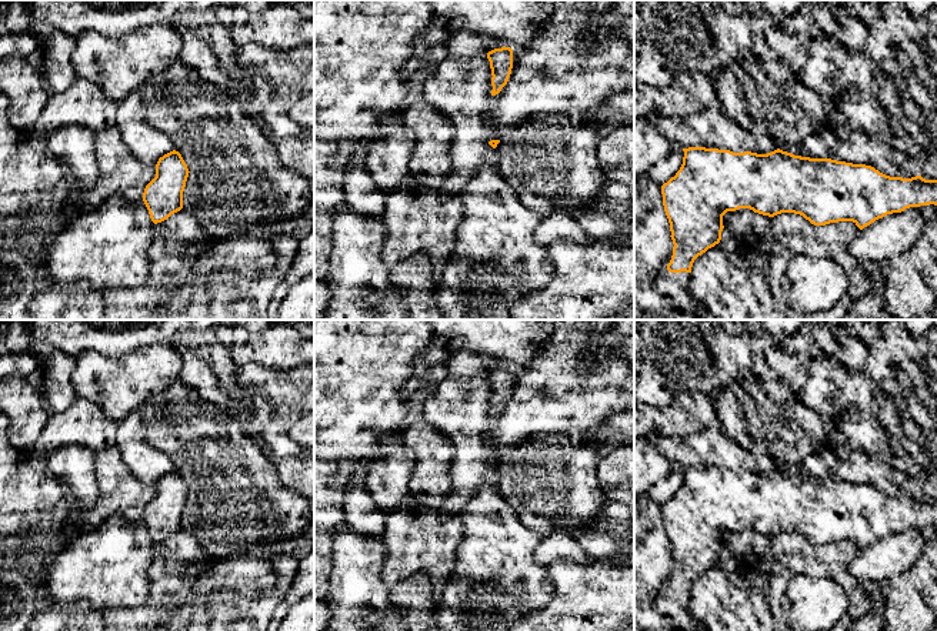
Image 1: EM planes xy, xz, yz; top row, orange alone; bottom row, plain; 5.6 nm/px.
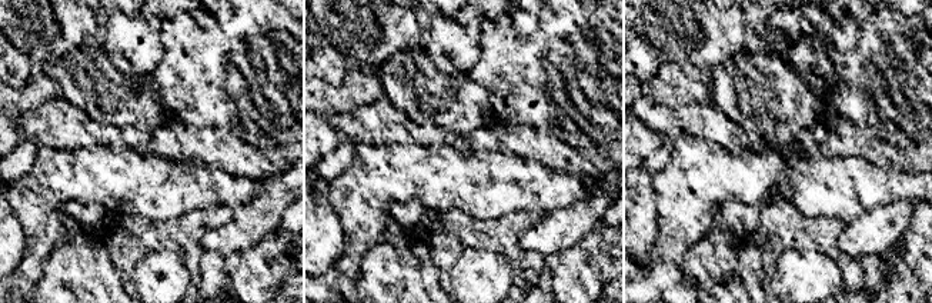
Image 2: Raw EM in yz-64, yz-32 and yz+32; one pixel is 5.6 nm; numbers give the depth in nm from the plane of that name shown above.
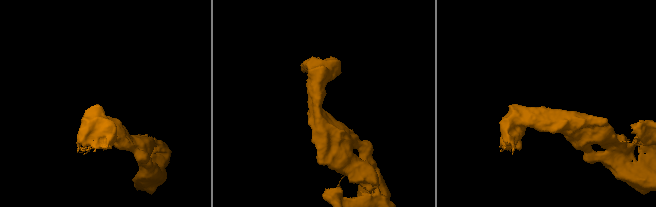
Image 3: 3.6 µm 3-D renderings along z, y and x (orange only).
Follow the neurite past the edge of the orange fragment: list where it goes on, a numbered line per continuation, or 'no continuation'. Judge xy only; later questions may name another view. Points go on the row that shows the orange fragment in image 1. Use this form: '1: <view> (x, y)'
no continuation

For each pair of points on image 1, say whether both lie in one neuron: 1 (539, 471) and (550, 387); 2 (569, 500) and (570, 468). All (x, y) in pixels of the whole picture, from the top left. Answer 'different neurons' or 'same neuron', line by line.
1: different neurons
2: same neuron

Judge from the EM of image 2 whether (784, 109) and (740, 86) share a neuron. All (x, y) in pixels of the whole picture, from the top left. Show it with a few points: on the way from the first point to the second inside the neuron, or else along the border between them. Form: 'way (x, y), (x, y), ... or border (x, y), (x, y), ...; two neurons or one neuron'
way (772, 109), (761, 107), (751, 97); one neuron

